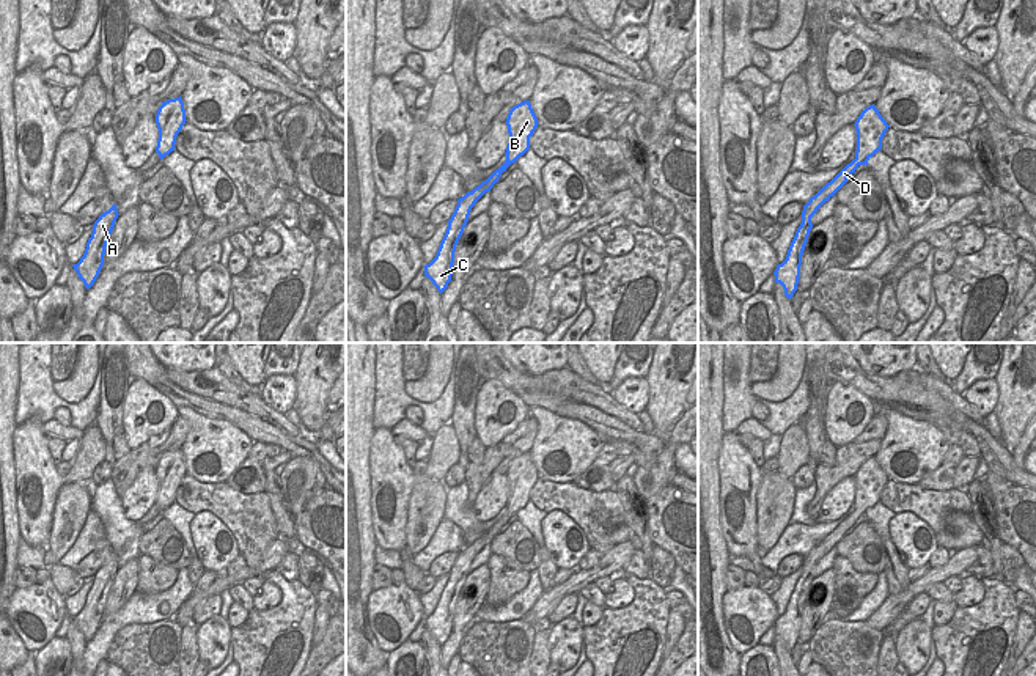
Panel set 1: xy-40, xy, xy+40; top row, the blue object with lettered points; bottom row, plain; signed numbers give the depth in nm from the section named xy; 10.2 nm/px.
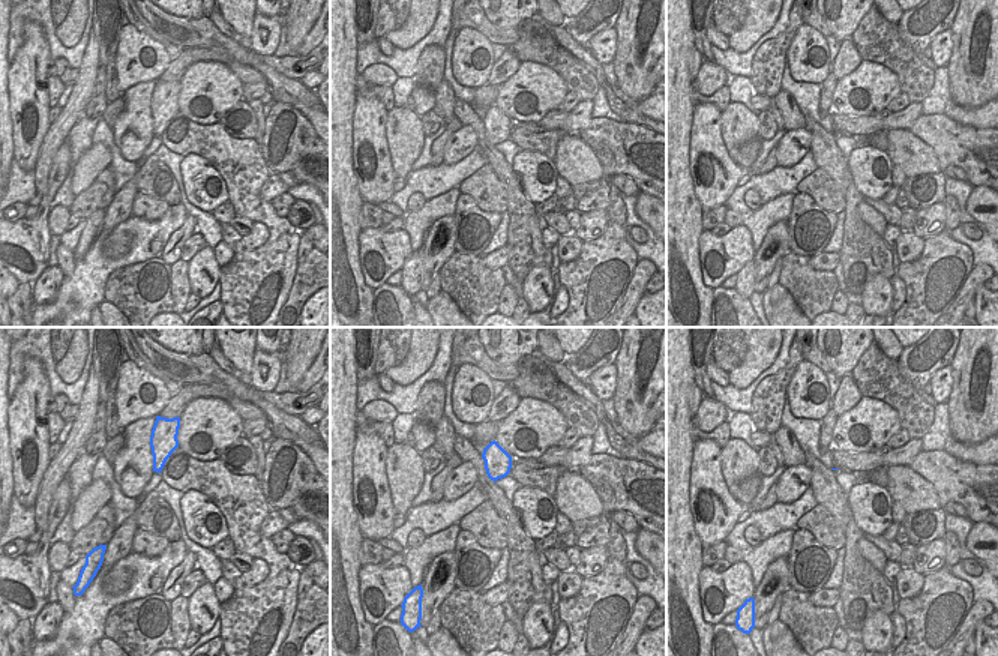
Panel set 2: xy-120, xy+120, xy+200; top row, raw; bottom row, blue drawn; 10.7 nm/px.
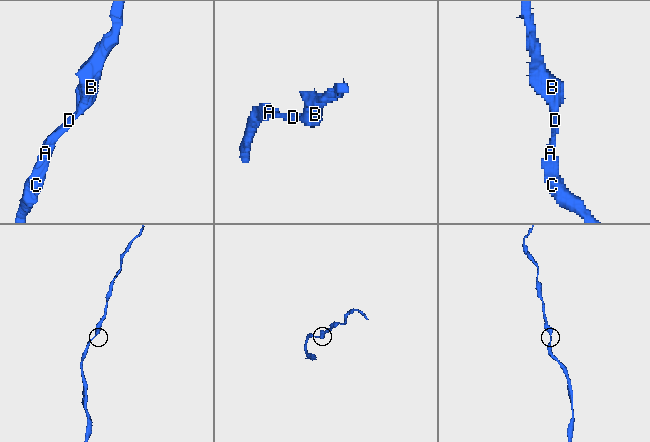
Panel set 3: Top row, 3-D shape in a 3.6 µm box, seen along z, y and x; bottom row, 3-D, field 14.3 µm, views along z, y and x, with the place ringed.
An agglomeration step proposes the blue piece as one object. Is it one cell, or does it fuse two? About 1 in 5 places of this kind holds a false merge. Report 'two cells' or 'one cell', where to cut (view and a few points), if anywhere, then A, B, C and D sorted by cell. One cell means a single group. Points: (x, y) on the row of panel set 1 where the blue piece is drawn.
one cell; cut none; groups A B C D

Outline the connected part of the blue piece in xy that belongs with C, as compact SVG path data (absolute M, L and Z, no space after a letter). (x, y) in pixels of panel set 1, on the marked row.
M530 101L514 105L506 118L509 143L505 152L505 163L478 187L457 200L457 206L448 220L448 228L440 242L437 255L429 264L424 266L424 277L432 281L440 294L451 281L456 245L468 222L472 208L486 192L490 192L494 184L498 182L501 173L530 149L530 137L536 130L538 124L538 118Z

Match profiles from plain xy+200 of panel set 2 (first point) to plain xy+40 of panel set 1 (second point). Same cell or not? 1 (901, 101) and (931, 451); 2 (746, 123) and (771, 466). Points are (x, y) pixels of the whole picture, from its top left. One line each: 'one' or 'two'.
1: two
2: two

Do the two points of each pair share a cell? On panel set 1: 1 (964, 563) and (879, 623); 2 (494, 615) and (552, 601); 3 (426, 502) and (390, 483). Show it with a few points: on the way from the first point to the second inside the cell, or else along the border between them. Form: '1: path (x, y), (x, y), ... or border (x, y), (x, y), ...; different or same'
1: path (942, 573), (925, 580), (898, 602); same
2: border (544, 591), (521, 618); different
3: border (417, 477), (407, 502), (404, 530); different

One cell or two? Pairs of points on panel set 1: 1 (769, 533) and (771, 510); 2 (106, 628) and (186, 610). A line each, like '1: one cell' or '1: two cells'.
1: one cell
2: two cells

